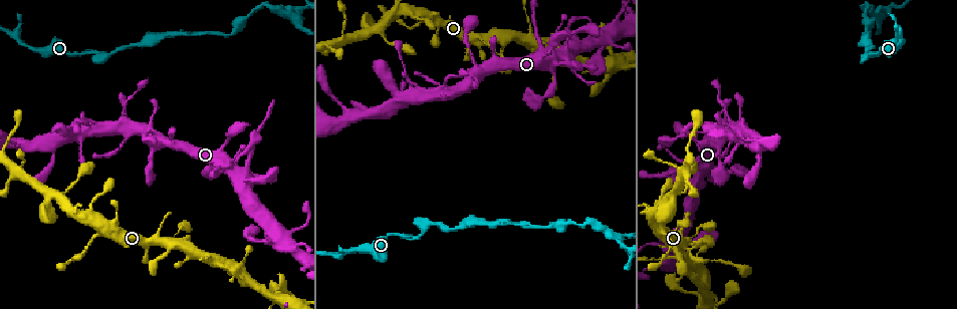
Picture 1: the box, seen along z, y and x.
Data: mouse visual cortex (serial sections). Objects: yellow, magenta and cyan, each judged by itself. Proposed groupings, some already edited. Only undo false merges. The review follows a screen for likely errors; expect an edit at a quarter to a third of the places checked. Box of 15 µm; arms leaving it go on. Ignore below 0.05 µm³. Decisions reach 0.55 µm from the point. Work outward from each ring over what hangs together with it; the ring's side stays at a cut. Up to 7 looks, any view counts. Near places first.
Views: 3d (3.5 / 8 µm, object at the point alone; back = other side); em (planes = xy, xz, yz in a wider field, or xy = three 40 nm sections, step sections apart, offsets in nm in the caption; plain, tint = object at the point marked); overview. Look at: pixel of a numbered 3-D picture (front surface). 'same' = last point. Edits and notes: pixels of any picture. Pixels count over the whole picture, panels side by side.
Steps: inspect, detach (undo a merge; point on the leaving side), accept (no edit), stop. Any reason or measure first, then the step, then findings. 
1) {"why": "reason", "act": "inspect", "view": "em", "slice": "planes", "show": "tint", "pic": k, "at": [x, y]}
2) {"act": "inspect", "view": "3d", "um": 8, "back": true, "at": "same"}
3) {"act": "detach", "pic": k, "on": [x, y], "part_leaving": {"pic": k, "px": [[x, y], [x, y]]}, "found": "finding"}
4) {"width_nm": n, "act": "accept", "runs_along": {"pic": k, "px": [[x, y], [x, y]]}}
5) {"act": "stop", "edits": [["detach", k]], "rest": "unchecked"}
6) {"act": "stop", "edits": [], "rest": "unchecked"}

{"why": "thick turns thin", "act": "inspect", "view": "3d", "um": 3.5, "pic": 1, "at": [411, 84]}

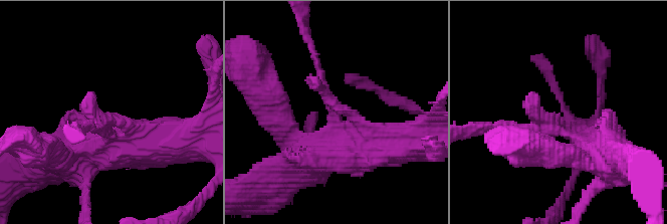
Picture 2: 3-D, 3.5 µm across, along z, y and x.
{"act": "inspect", "view": "em", "slice": "planes", "show": "tint", "pic": 2, "at": [110, 131]}

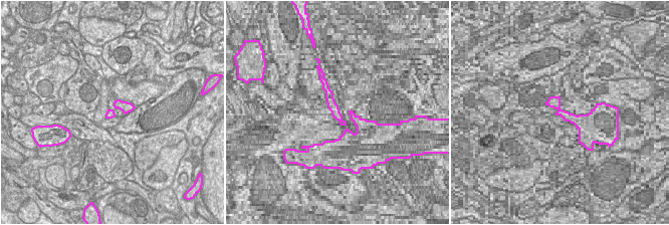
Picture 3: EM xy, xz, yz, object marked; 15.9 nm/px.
{"act": "accept", "runs_along": {"pic": 2, "px": [[377, 147], [346, 147], [312, 54]]}, "found": "one cell here"}

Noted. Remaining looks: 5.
{"why": "two arms in line, one across", "act": "inspect", "view": "3d", "um": 3.5, "pic": 1, "at": [211, 258]}

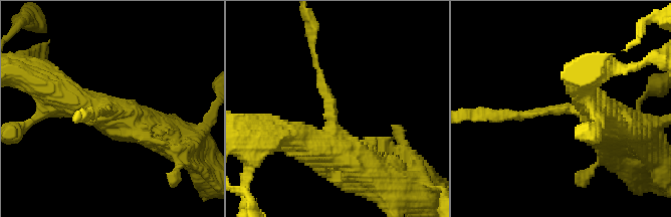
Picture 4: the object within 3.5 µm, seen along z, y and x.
{"arms": 3, "arm_widths_nm": [150, 450, 450], "act": "inspect", "view": "em", "slice": "planes", "show": "tint", "pic": 4, "at": [577, 112]}

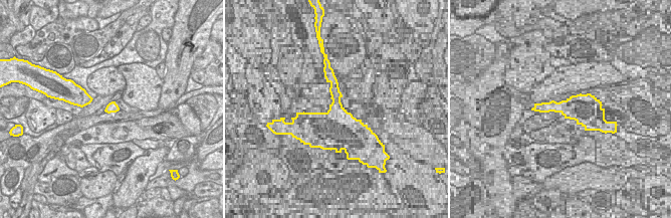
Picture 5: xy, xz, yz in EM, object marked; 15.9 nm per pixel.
{"width_nm": 160, "act": "detach", "pic": 4, "on": [513, 115], "part_leaving": {"pic": 4, "px": [[546, 110], [521, 116], [477, 113]]}, "found": "a second cell is stuck on"}

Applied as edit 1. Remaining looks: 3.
{"why": "thin arm on a thick one", "act": "inspect", "view": "3d", "um": 8, "pic": 1, "at": [614, 63]}

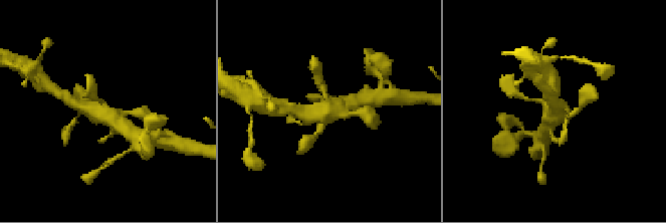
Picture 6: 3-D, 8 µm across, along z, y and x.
{"why": "shape alone is not enough", "act": "inspect", "view": "em", "slice": "xy", "step": 3, "show": "tint", "pic": 6, "at": [329, 109]}

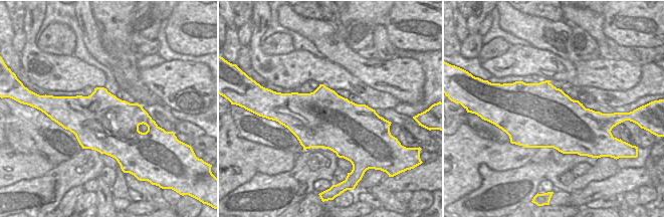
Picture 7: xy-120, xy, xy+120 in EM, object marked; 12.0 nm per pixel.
{"act": "accept", "runs_along": {"pic": 6, "px": [[302, 113], [328, 106], [322, 85]]}, "found": "one cell here"}

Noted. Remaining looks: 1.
{"act": "stop", "edits": [["detach", 4]], "rest": "unchecked"}

